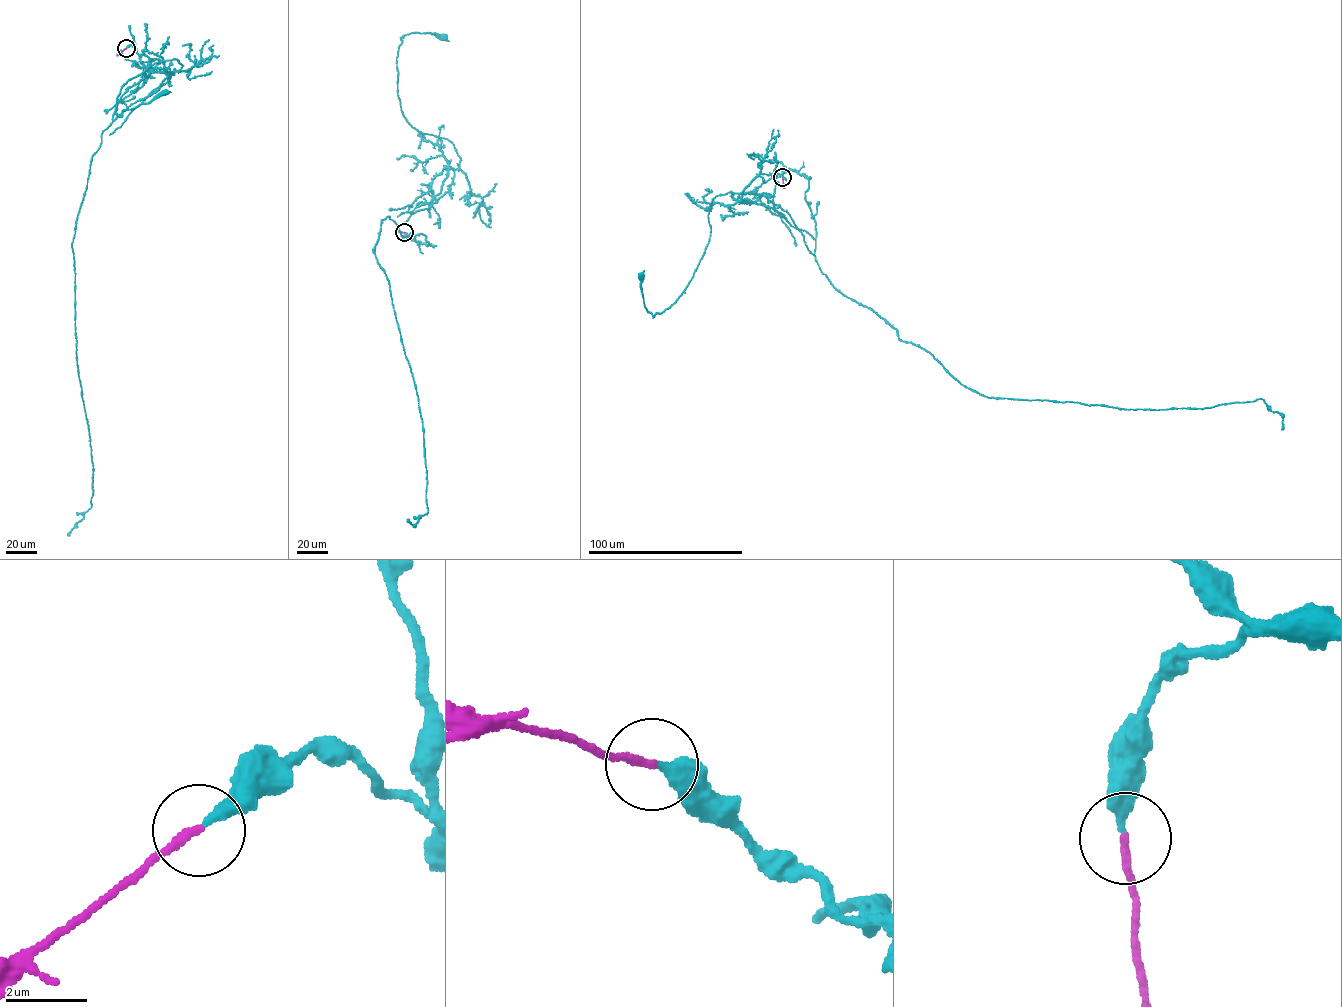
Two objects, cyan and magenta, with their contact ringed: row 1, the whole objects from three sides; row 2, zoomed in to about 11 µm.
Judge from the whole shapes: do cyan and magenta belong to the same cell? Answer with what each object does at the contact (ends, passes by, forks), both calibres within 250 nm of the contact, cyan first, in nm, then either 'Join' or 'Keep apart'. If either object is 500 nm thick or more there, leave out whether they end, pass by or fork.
At the ring cyan ends. At the ring magenta ends. Thickness 340 nm (cyan) against 190 nm. Join

